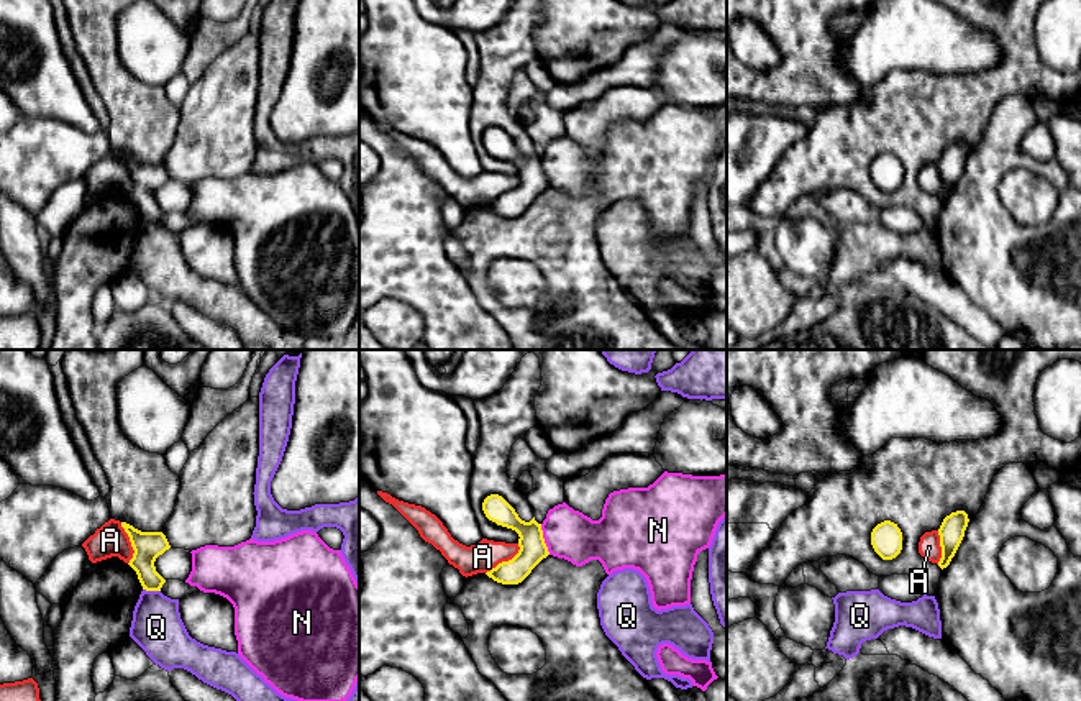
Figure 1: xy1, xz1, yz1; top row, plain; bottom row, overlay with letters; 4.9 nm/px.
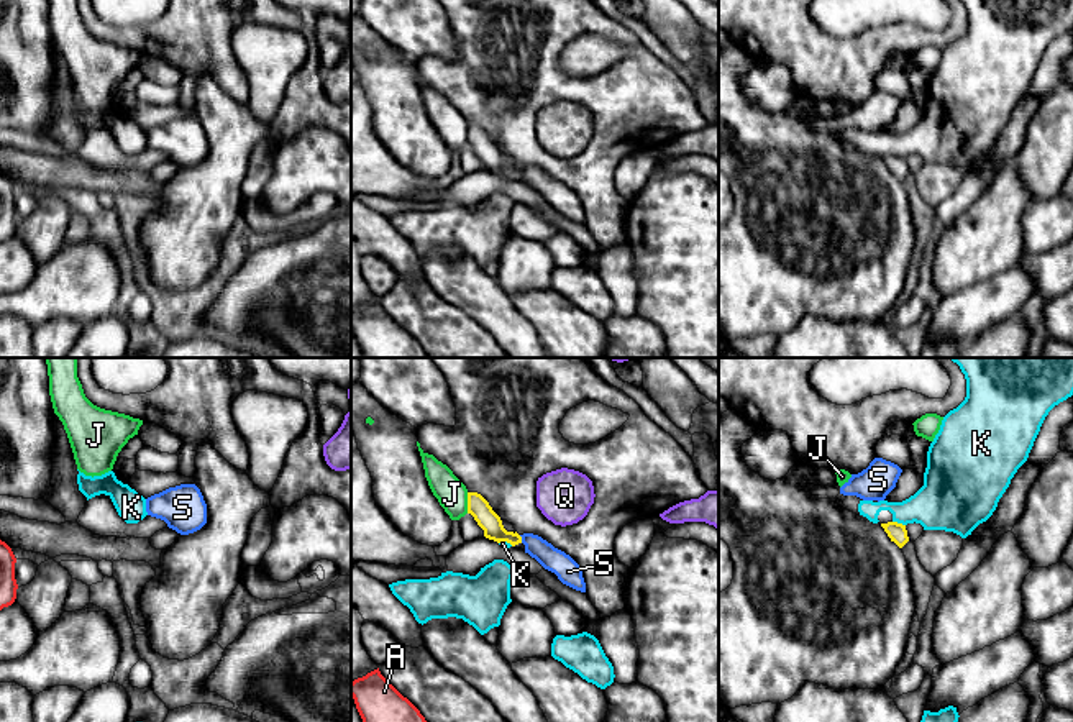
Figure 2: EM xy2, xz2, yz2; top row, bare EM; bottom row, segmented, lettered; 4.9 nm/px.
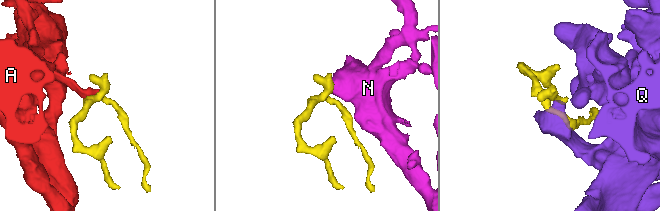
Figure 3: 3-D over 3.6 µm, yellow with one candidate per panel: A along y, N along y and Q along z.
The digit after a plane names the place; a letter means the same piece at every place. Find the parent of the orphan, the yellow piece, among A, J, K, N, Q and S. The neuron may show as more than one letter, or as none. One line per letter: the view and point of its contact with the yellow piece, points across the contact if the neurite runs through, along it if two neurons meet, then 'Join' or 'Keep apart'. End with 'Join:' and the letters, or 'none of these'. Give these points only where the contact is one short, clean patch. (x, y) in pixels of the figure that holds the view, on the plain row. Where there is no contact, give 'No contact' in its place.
A: Touches yellow at xy1 (132, 176). Boundary: xy1 (120, 155), (133, 183), (128, 196). Keep apart
J: Touches yellow at xz2 (468, 135). Boundary: xz2 (466, 125), (468, 145). Keep apart
K: Touches yellow at yz2 (899, 156). Keep apart
N: Touches yellow at xz1 (543, 171). Boundary: xz1 (540, 156), (543, 174), (550, 186). Keep apart
Q: Touches yellow at xy1 (151, 222). Keep apart
S: Touches yellow at xz2 (520, 171). Boundary: xz2 (519, 168), (522, 174). Keep apart
Join: none of these

